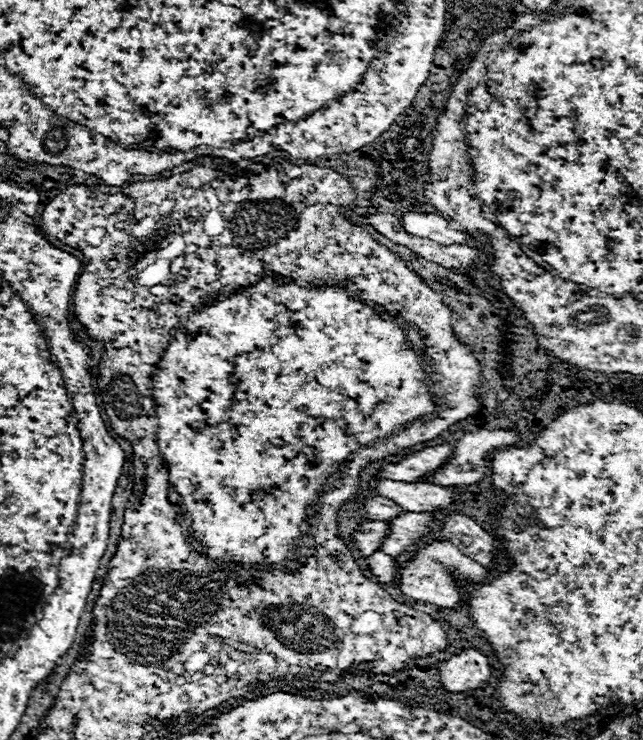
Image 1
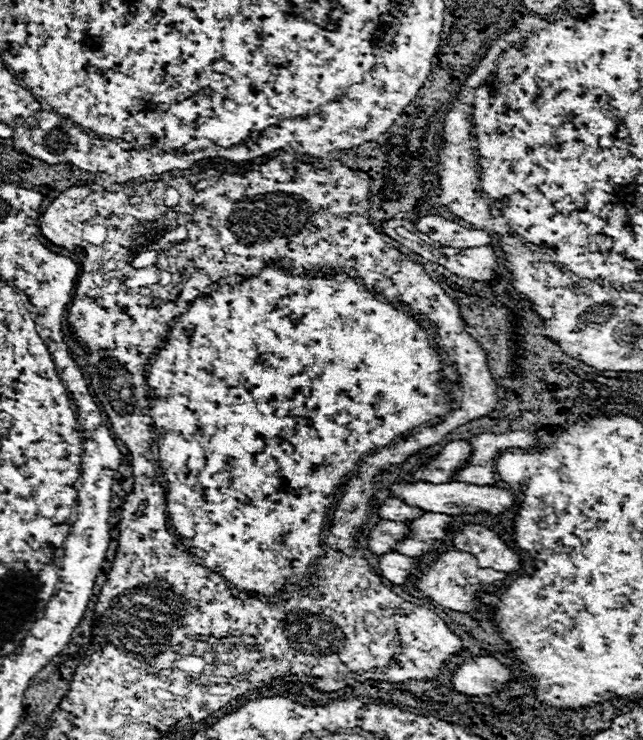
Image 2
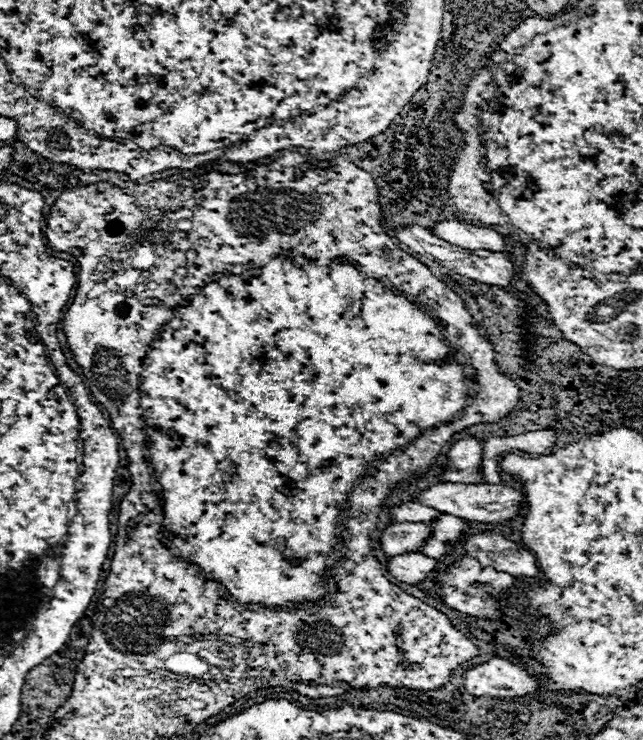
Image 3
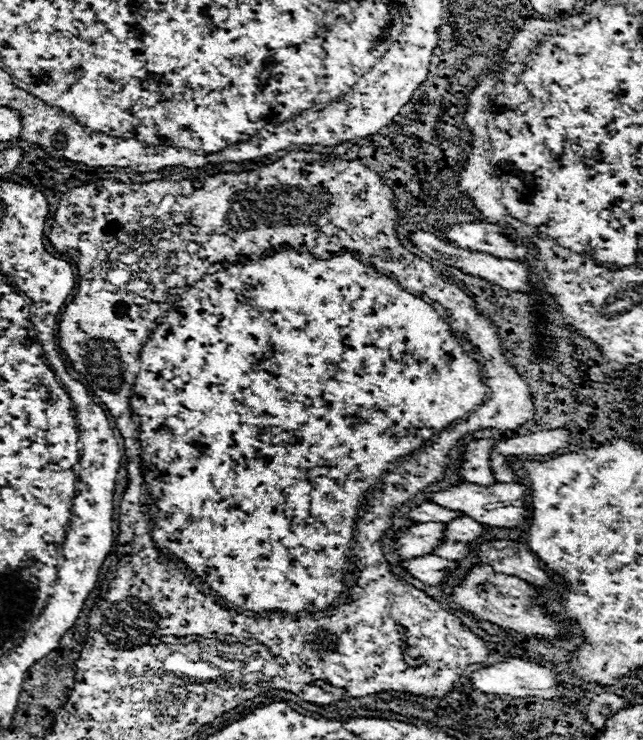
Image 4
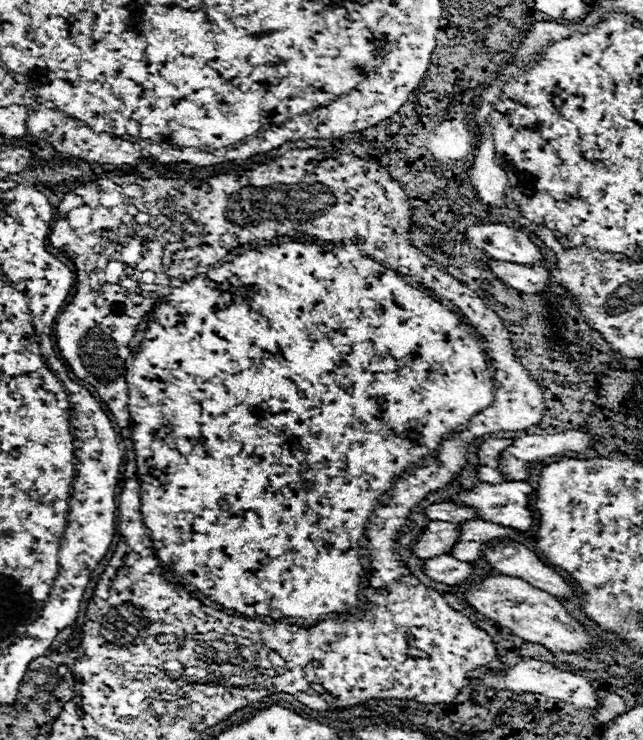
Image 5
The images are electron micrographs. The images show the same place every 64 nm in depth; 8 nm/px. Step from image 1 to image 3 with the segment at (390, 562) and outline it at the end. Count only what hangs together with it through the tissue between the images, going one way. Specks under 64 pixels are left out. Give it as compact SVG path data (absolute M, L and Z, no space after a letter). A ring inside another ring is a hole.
M400 554L388 558L388 572L406 584L420 584L424 582L434 570L438 568L438 560L426 558L422 554Z

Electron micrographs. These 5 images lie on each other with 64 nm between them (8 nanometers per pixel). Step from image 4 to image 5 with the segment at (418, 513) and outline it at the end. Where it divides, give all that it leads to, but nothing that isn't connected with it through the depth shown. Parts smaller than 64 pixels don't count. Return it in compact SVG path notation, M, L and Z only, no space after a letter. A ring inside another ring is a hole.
M450 502L442 504L430 504L424 508L424 514L428 520L442 520L442 522L462 522L462 520L476 520L476 514L472 508L462 508Z

